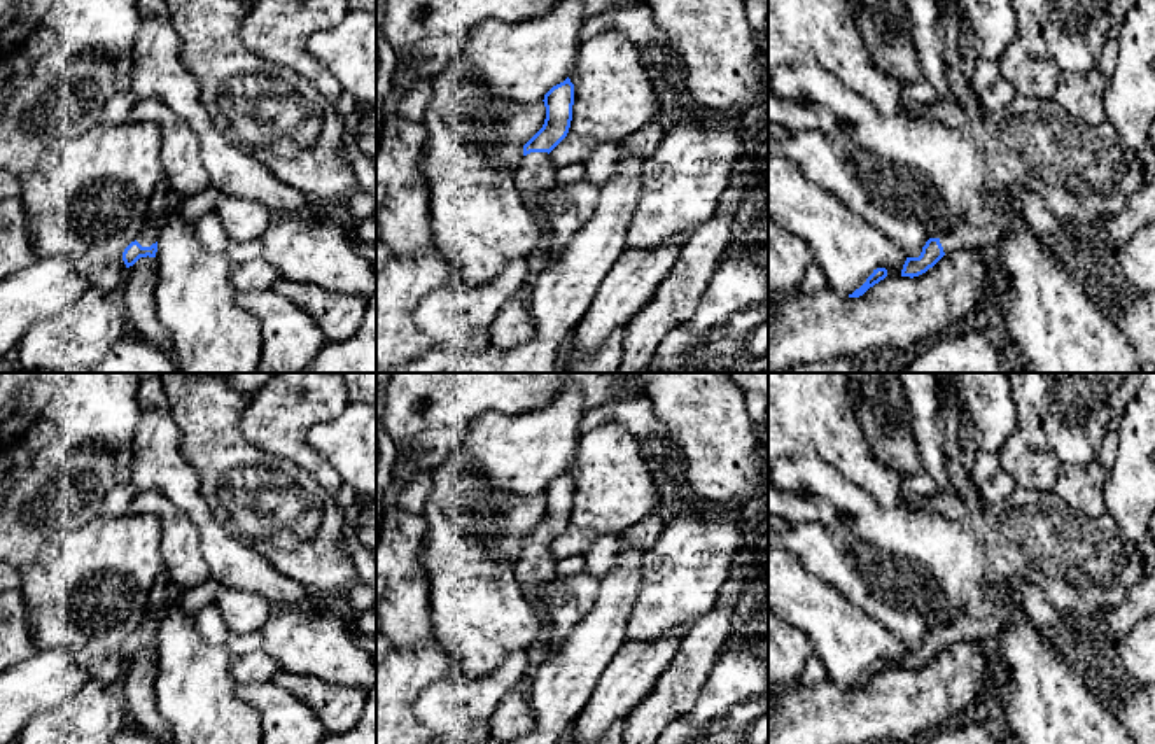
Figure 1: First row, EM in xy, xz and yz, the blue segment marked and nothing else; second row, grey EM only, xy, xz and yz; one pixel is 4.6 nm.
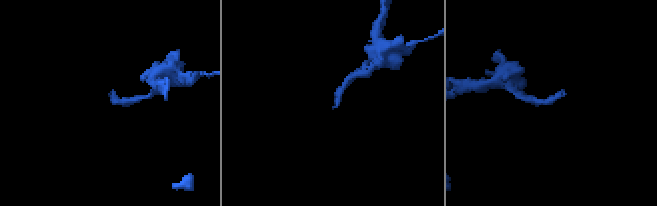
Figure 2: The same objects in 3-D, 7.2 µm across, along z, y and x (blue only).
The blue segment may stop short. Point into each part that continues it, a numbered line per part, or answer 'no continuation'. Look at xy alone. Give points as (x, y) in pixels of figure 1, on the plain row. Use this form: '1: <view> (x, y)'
1: xy (165, 590)

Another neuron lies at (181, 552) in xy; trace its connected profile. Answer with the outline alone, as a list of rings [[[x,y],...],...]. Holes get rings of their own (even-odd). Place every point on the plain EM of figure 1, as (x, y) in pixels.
[[[154,490],[138,492],[130,506],[130,513],[150,511],[161,522],[161,557],[164,571],[182,588],[191,590],[210,579],[210,569],[201,555],[200,532],[192,522],[170,501]]]

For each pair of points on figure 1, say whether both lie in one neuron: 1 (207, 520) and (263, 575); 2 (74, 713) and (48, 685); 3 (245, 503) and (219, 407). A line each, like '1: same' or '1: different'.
1: same
2: different
3: same

